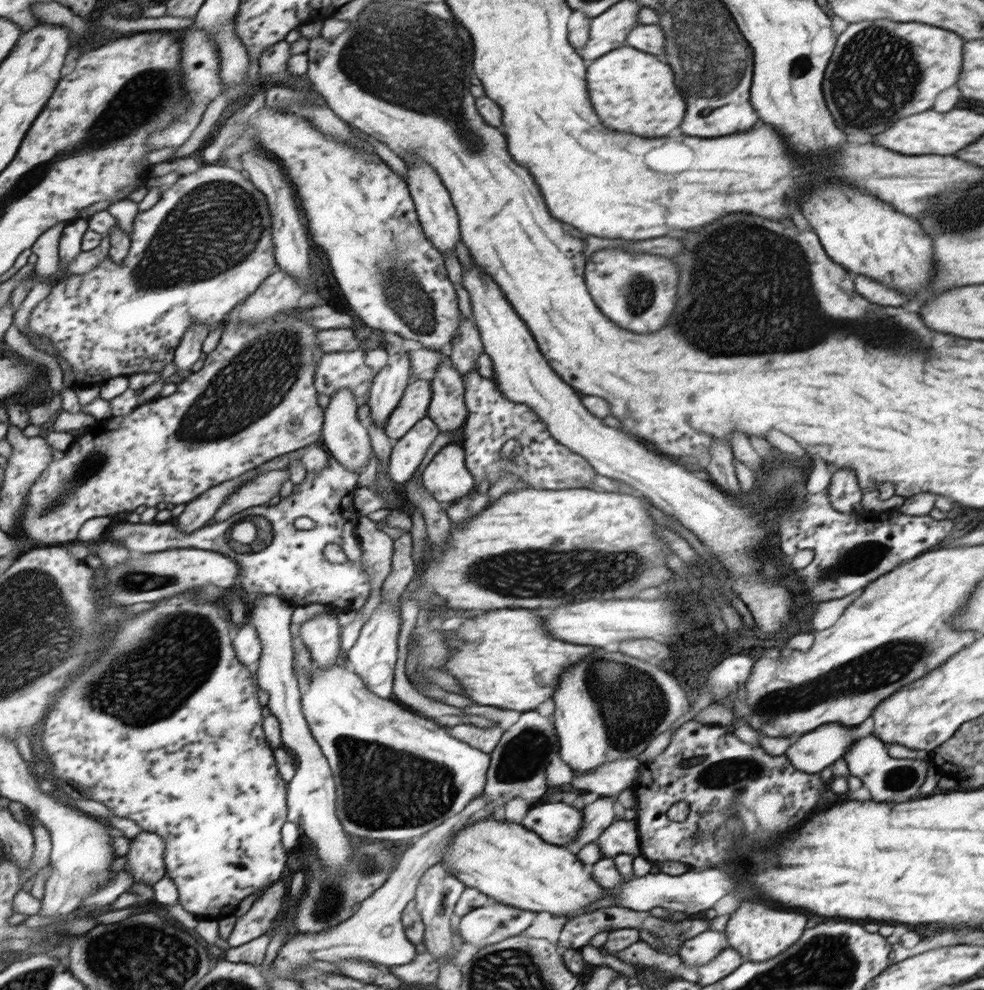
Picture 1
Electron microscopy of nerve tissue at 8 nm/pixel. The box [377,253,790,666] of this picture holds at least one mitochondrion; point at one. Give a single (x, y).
(531, 573)

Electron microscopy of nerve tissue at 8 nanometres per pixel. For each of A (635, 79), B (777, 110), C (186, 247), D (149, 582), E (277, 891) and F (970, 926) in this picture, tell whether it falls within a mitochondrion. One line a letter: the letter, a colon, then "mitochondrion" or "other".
A: other
B: other
C: mitochondrion
D: mitochondrion
E: other
F: other

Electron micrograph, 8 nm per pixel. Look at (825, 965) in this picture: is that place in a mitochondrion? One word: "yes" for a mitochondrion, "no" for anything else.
yes

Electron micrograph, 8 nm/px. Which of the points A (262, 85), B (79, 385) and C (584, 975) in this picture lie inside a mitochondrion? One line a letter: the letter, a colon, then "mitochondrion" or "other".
A: other
B: other
C: other

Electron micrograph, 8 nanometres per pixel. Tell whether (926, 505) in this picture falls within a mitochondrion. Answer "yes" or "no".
no

